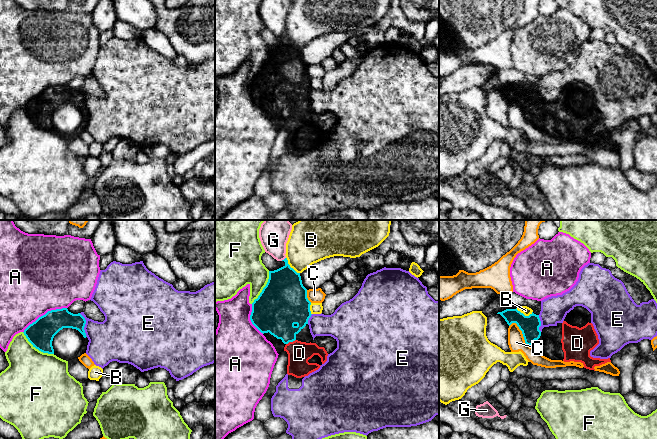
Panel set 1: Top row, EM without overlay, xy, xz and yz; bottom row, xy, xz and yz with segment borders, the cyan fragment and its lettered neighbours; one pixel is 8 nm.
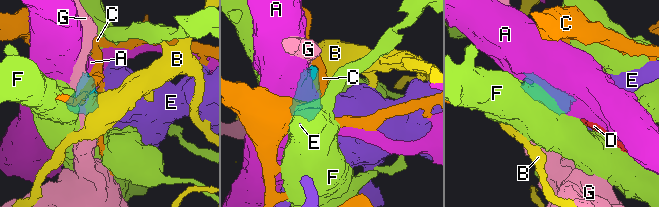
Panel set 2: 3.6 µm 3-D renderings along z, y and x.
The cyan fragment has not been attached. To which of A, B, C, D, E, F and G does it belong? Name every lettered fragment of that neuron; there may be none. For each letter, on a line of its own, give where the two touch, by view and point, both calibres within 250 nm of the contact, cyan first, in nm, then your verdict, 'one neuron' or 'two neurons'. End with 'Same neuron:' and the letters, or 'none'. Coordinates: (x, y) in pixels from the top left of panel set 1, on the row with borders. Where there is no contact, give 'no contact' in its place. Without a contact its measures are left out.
A: xy (45, 314) | 220/480 nm | two neurons
B: xz (289, 266) | 360/340 nm | two neurons
C: yz (522, 333) | 160/140 nm | two neurons
D: xz (290, 341) | 320/180 nm | one neuron
E: xy (84, 325) | 180/340 nm | two neurons
F: xy (37, 348) | 220/460 nm | two neurons
G: xz (284, 259) | 300/240 nm | two neurons
Same neuron: D

